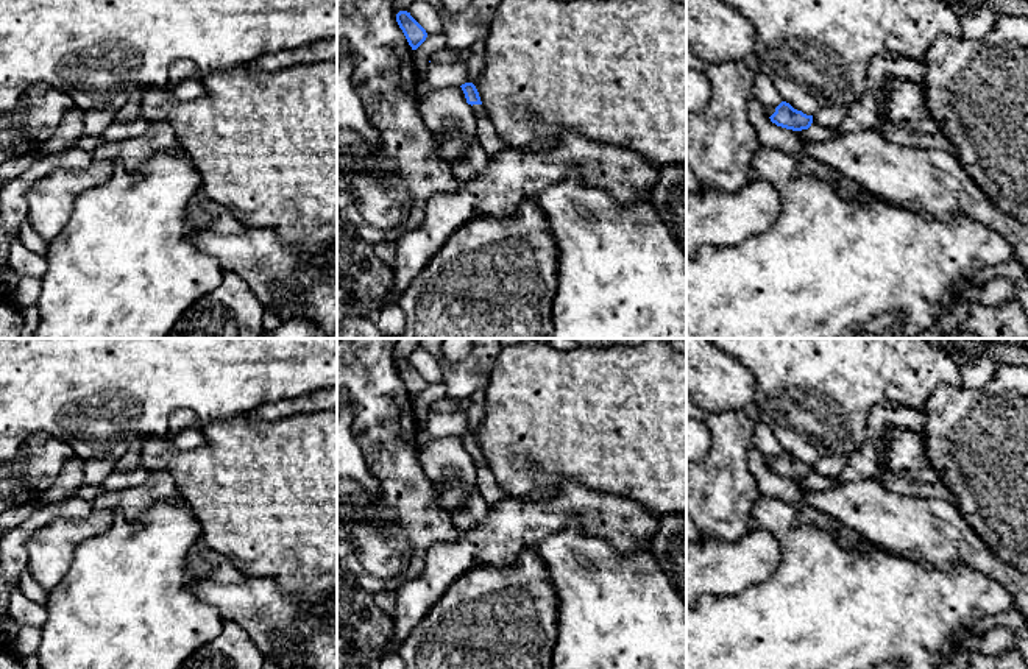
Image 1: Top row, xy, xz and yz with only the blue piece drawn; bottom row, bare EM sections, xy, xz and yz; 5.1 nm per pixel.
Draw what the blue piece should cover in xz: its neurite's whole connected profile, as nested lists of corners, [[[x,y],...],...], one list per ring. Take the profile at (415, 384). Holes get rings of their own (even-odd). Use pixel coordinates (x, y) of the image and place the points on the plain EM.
[[[407,360],[396,363],[396,371],[402,379],[412,399],[417,399],[427,387],[426,379]]]

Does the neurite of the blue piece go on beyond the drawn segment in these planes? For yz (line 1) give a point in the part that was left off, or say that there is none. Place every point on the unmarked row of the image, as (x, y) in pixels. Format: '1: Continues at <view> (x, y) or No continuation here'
1: No continuation here

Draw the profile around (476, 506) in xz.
[[[471,491],[466,499],[466,510],[476,521],[482,521],[488,515],[488,505],[477,491]]]

